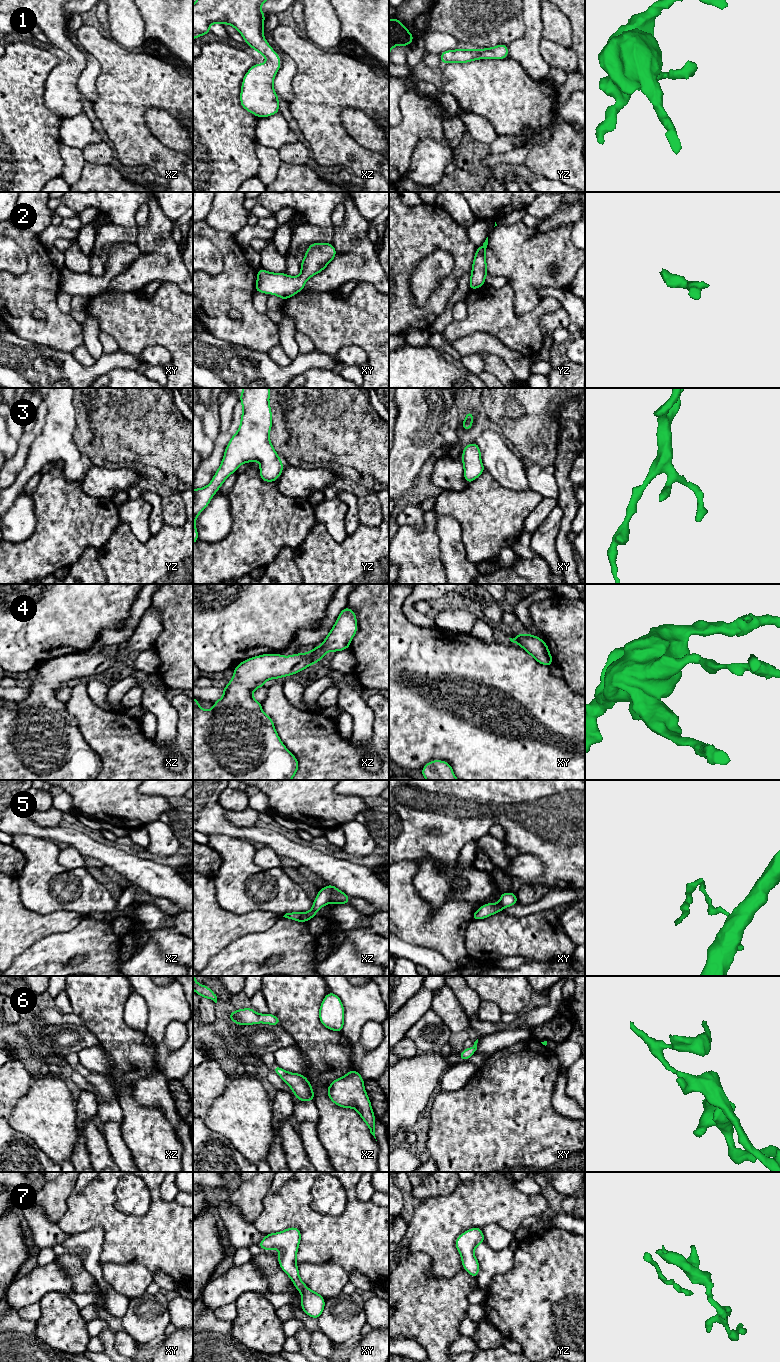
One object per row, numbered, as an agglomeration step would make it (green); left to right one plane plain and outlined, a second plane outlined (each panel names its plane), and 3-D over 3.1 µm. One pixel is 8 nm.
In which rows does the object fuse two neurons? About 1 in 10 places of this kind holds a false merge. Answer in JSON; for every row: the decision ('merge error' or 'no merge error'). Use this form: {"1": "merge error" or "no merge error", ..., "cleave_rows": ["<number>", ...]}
{"1": "no merge error", "2": "no merge error", "3": "no merge error", "4": "no merge error", "5": "merge error", "6": "no merge error", "7": "no merge error", "cleave_rows": ["5"]}

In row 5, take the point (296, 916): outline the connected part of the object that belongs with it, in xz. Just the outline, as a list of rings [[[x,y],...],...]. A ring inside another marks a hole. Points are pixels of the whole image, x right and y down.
[[[289,912],[289,913],[286,913],[283,917],[292,919],[298,922],[307,922],[309,920],[305,912]]]

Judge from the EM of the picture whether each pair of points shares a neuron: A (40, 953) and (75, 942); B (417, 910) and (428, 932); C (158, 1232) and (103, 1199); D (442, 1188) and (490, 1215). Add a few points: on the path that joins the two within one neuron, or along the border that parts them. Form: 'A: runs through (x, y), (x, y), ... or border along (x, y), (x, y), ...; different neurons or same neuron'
A: runs through (49, 953), (66, 946); same neuron
B: runs through (417, 915), (417, 921), (423, 927); same neuron
C: runs through (143, 1232), (130, 1232), (112, 1214); same neuron
D: border along (459, 1182), (450, 1194), (428, 1198); different neurons

